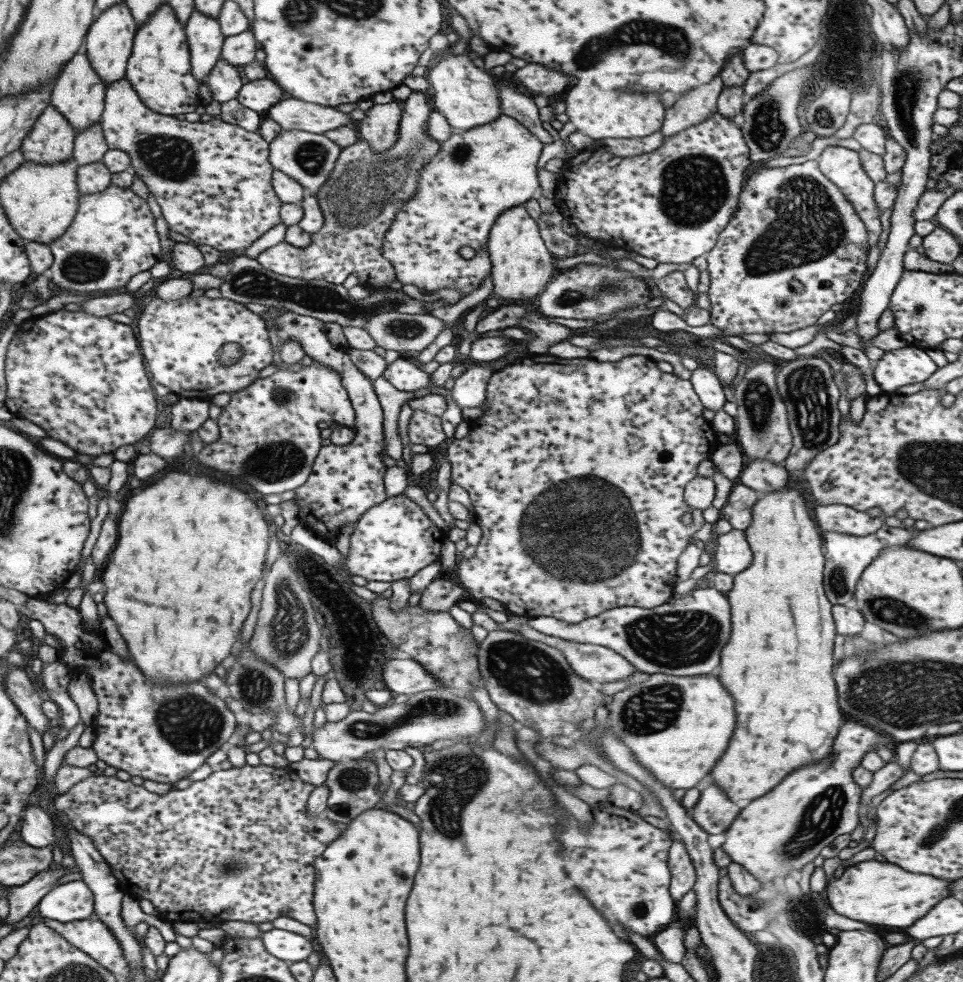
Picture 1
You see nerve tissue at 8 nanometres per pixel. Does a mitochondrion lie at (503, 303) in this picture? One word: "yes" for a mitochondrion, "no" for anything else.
no

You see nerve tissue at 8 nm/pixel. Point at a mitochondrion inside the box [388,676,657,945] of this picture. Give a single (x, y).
(462, 777)

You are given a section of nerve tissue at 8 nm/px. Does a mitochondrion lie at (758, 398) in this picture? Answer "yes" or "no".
yes

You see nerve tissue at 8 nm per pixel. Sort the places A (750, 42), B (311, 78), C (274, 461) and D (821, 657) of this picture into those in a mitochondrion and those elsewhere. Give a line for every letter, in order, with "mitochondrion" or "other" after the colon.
A: other
B: other
C: mitochondrion
D: other

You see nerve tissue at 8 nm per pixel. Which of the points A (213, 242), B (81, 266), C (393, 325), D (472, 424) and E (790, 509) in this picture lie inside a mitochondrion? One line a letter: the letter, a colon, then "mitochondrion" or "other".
A: other
B: mitochondrion
C: mitochondrion
D: other
E: other

